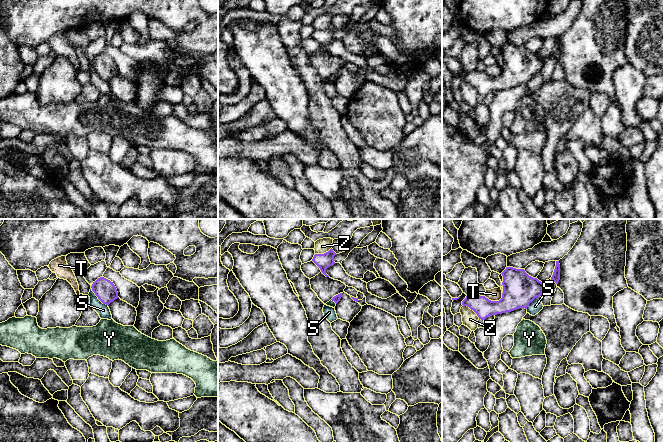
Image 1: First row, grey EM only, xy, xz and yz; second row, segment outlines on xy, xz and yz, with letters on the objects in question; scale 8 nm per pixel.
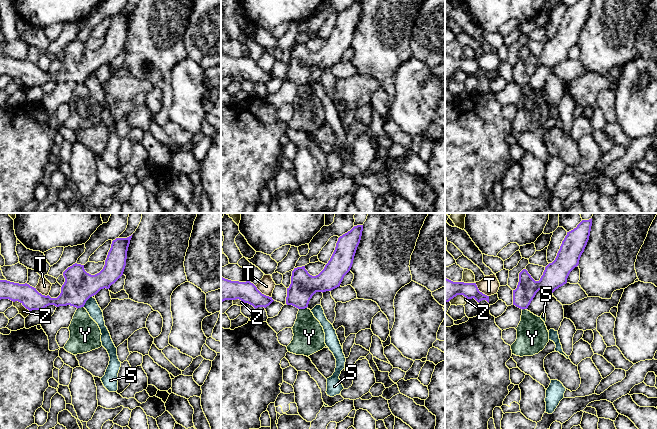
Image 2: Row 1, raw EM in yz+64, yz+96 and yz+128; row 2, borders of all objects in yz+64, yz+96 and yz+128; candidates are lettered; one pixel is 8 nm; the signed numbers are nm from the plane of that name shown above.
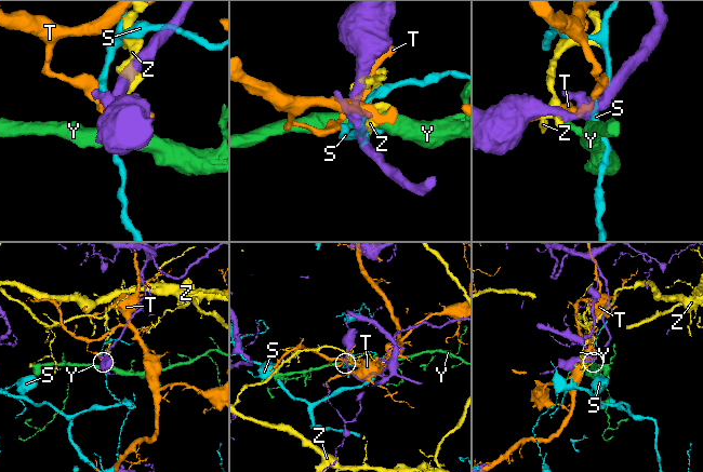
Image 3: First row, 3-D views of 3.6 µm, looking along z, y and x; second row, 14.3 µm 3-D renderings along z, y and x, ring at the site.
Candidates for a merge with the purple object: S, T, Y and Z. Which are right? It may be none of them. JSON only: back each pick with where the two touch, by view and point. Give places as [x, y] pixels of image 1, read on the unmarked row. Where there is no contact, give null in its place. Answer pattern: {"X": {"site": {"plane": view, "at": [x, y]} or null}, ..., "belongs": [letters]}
{"belongs": []}

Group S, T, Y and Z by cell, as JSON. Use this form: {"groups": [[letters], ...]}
{"groups": [["S"], ["T"], ["Y"], ["Z"]]}

